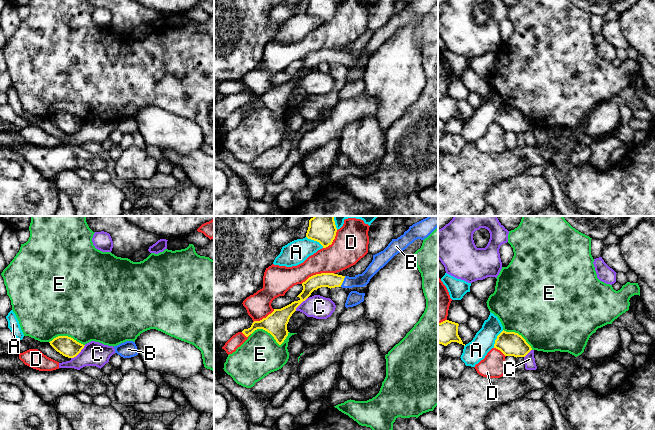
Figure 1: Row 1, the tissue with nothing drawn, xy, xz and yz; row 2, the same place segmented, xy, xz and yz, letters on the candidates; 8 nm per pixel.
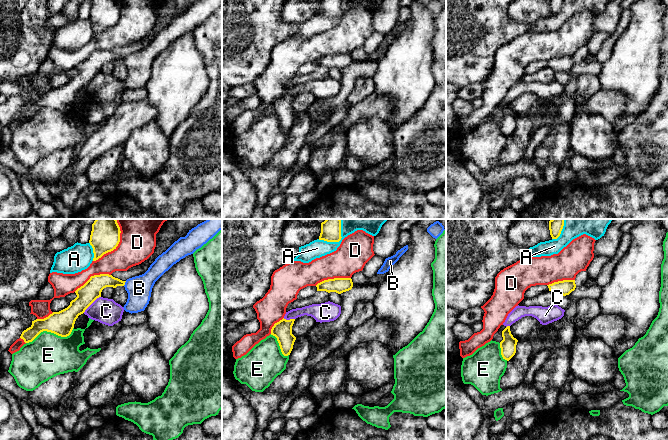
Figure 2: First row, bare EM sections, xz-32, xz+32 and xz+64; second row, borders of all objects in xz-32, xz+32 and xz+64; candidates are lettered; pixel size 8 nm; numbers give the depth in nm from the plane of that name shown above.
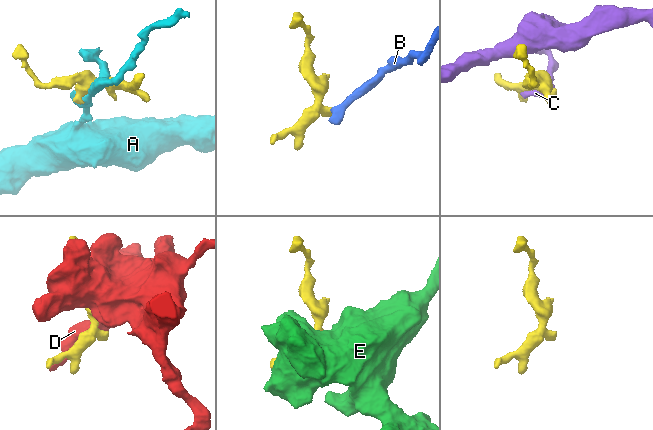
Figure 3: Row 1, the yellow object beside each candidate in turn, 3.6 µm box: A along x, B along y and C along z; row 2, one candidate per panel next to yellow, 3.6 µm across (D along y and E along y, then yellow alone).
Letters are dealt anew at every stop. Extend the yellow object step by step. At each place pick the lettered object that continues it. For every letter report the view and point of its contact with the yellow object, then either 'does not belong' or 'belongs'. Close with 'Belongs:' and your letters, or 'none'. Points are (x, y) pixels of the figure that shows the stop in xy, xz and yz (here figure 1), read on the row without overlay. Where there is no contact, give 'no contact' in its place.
A: meets yellow in xz at (315, 16); does not belong
B: meets yellow in xz at (343, 56); belongs
C: meets yellow in xy at (78, 129); does not belong
D: meets yellow in xz at (317, 50); does not belong
E: meets yellow in xz at (272, 111); does not belong
Belongs: B

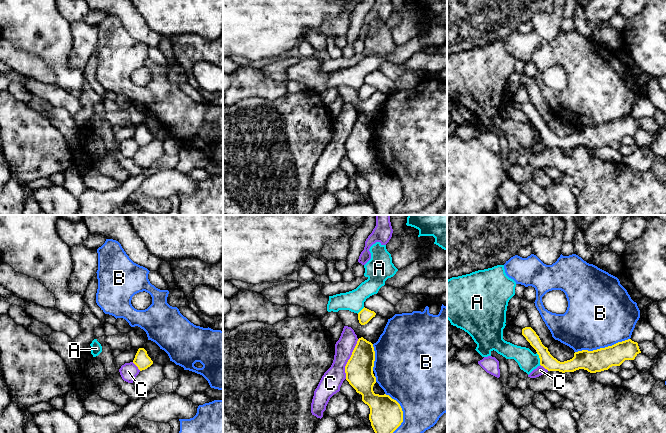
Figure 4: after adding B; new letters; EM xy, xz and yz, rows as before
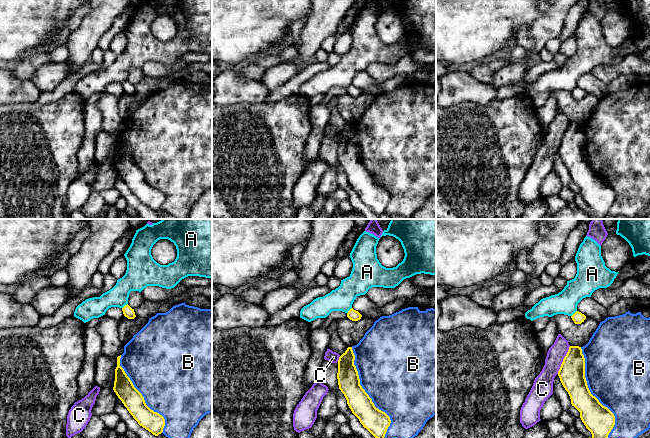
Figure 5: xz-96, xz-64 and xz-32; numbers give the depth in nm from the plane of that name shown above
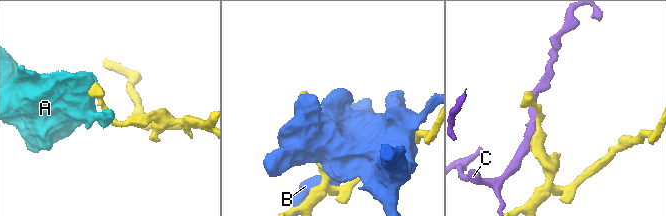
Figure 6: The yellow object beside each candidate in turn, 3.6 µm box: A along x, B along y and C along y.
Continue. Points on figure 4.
A: meets yellow in yz at (540, 135); does not belong
B: meets yellow in yz at (602, 124); does not belong
C: meets yellow in xz at (349, 135); does not belong
Belongs: none

